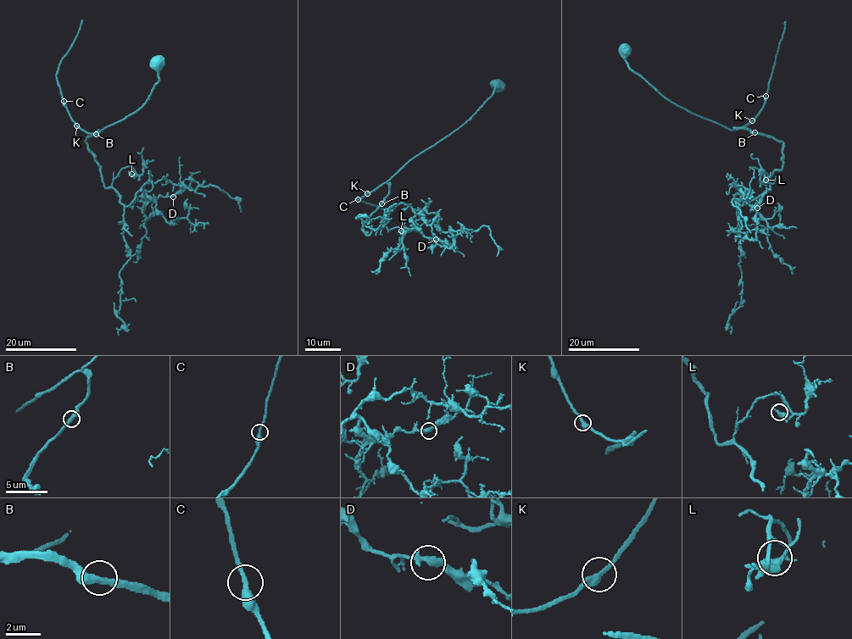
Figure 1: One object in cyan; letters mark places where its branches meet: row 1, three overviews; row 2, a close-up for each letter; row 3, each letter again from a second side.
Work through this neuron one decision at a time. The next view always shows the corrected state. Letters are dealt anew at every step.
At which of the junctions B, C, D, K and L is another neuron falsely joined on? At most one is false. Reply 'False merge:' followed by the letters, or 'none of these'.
False merge: none of these

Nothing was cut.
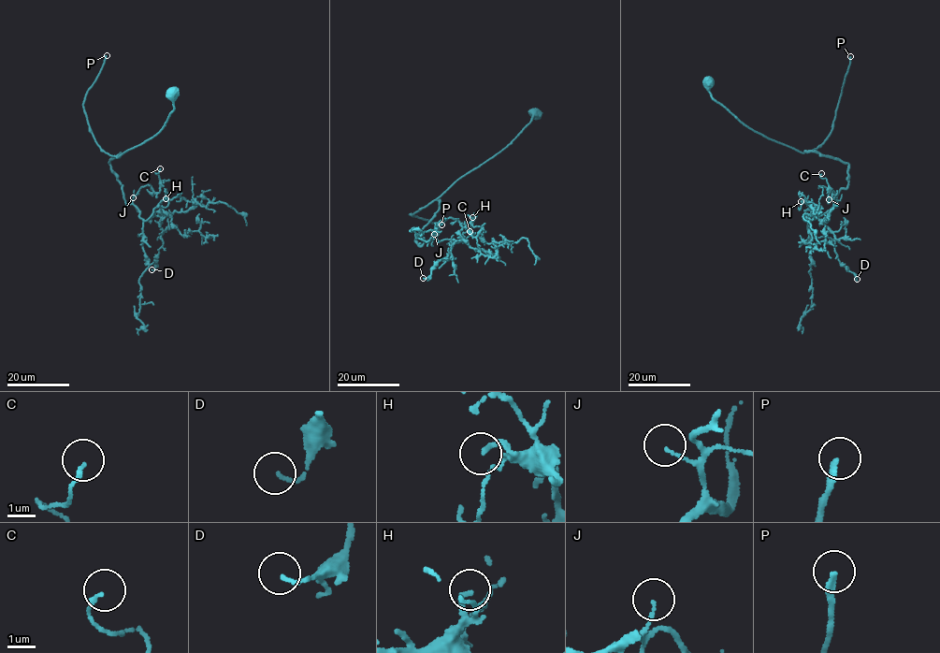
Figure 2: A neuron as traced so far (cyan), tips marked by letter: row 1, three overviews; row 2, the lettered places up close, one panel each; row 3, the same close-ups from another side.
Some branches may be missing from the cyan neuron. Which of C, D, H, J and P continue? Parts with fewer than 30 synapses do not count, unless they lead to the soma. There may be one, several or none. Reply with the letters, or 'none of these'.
P

